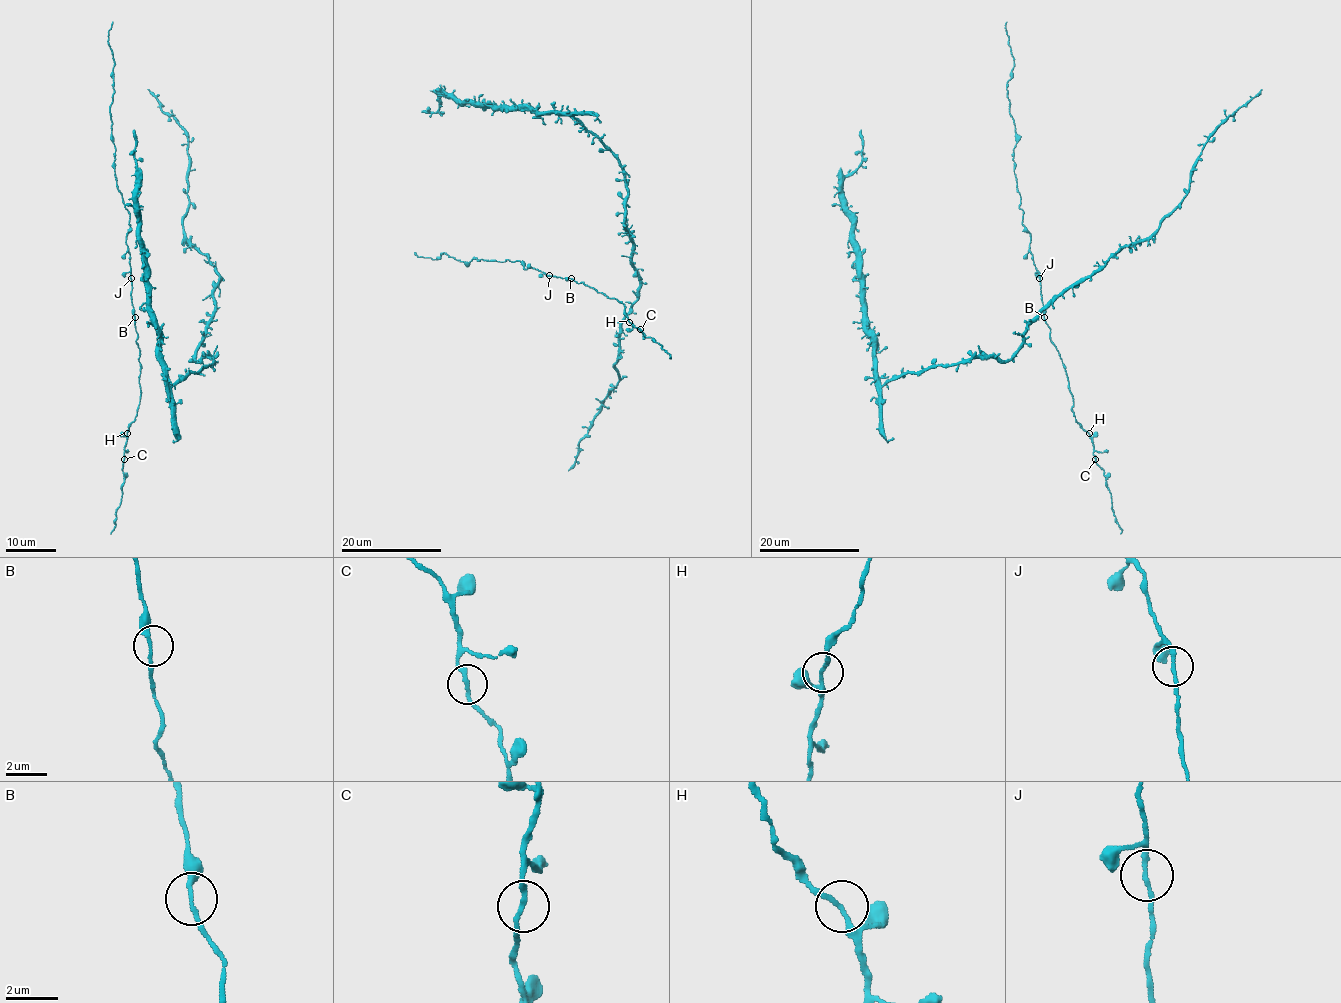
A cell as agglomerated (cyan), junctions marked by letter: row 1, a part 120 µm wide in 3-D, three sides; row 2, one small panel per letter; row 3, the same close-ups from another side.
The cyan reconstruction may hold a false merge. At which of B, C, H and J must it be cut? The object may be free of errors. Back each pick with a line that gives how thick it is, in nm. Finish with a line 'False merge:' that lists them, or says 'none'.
False merge: none

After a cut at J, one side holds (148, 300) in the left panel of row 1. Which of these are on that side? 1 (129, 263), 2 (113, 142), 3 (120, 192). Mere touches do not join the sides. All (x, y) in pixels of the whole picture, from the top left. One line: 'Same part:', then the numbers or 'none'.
Same part: none

